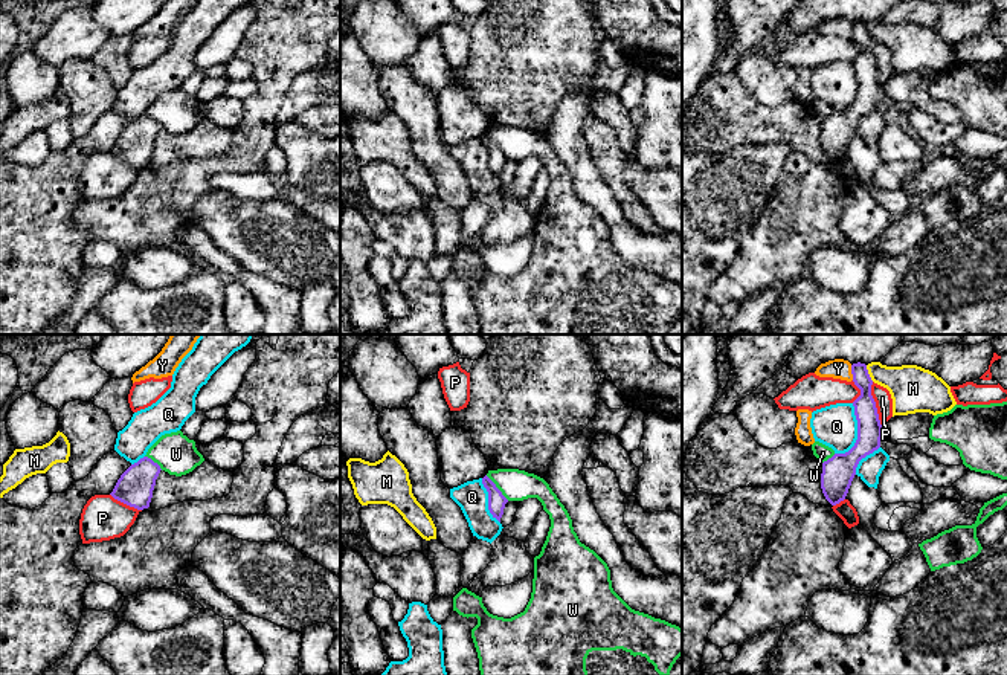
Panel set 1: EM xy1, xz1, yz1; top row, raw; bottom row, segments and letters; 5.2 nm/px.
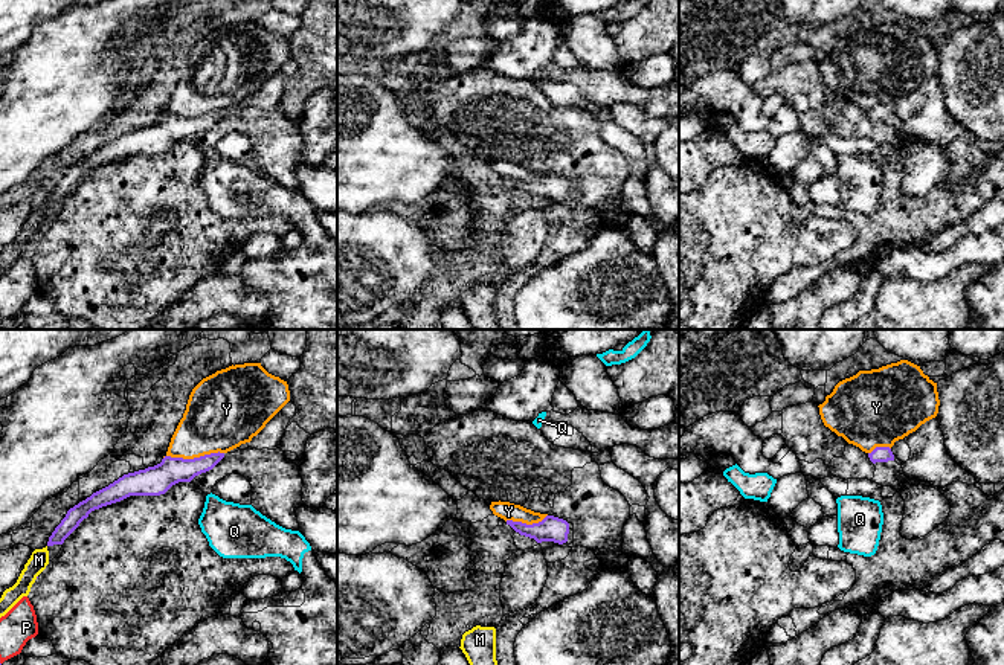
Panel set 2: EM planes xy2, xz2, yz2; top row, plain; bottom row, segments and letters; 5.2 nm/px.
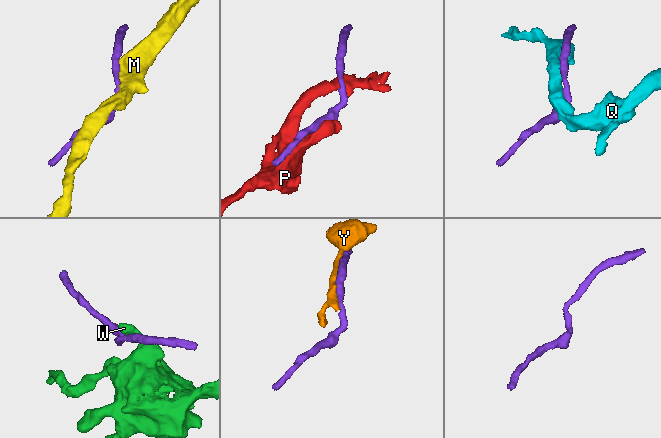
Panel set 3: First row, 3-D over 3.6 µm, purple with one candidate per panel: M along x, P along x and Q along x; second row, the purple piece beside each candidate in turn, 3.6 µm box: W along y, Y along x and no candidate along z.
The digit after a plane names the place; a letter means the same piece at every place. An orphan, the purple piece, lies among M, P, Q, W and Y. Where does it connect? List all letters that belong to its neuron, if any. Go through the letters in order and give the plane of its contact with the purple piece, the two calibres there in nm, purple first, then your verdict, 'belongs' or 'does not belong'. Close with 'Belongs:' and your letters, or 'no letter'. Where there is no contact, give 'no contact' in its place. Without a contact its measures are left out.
M: yz1 | 120/240 nm | does not belong
P: yz1 | 130/90 nm | does not belong
Q: yz1 | 170/220 nm | does not belong
W: xz1 | 100/160 nm | does not belong
Y: xy2 | 160/360 nm | does not belong
Belongs: no letter

